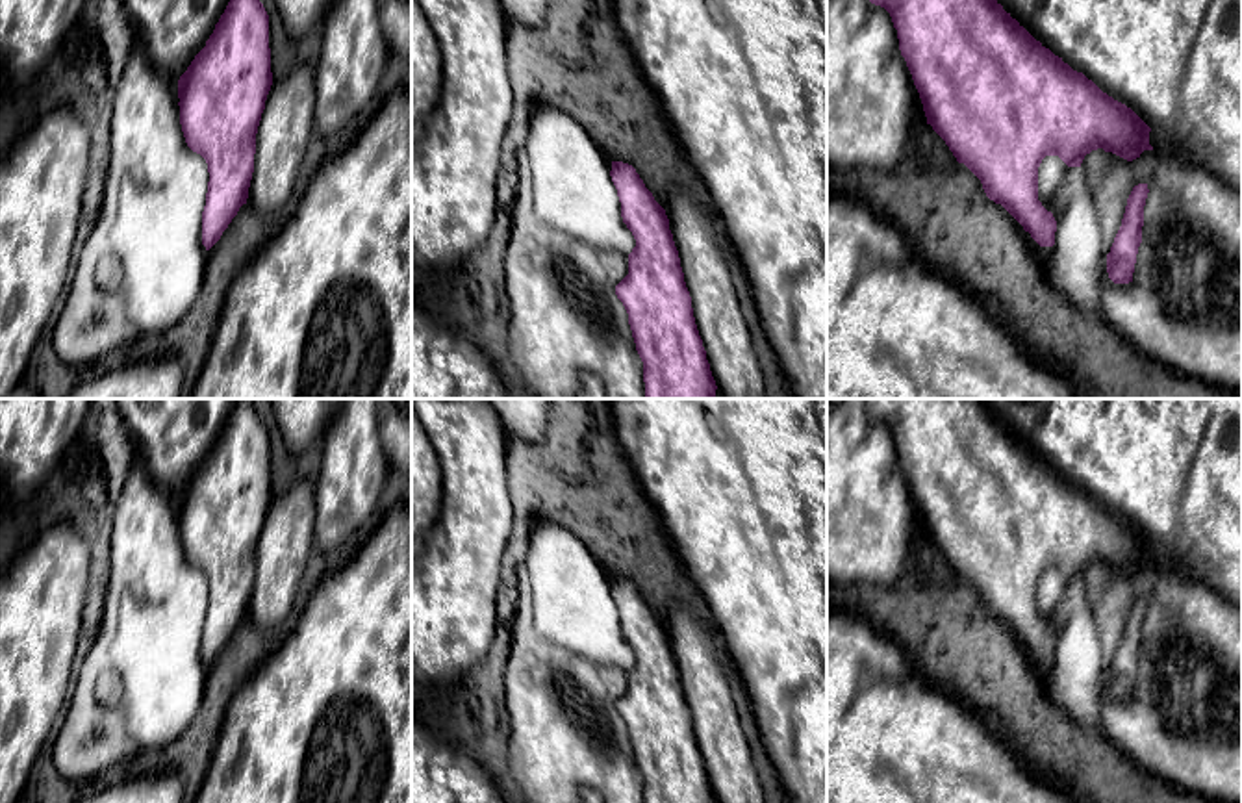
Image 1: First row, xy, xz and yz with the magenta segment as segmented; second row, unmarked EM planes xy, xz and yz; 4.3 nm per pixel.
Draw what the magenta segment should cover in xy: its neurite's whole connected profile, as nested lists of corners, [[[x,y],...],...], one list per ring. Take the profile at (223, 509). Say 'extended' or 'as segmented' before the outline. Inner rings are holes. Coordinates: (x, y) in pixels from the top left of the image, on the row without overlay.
as segmented; [[[239,399],[206,462],[178,495],[180,540],[187,562],[208,579],[202,660],[209,666],[247,619],[256,549],[272,501],[269,430],[248,399]]]

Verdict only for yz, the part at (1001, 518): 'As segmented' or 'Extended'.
As segmented

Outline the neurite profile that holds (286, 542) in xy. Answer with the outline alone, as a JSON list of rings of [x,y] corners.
[[[304,478],[272,495],[256,549],[247,618],[265,634],[291,612],[313,549],[315,488]]]

